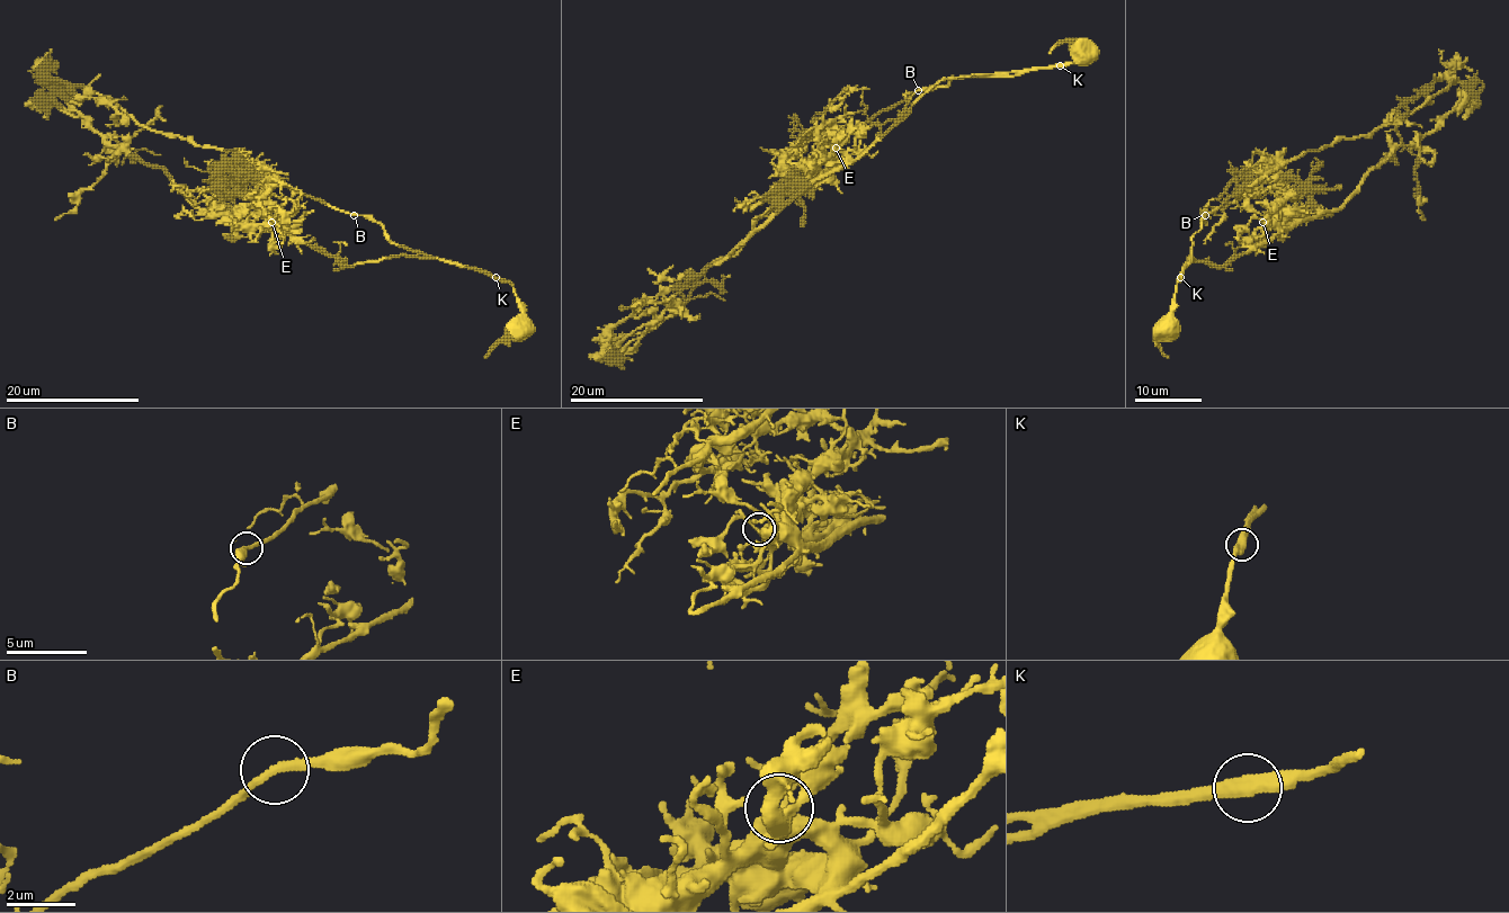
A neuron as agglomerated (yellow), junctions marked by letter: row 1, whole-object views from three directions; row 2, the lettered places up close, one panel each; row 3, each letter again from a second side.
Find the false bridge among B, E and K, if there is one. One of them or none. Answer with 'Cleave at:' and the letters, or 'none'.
Cleave at: K

